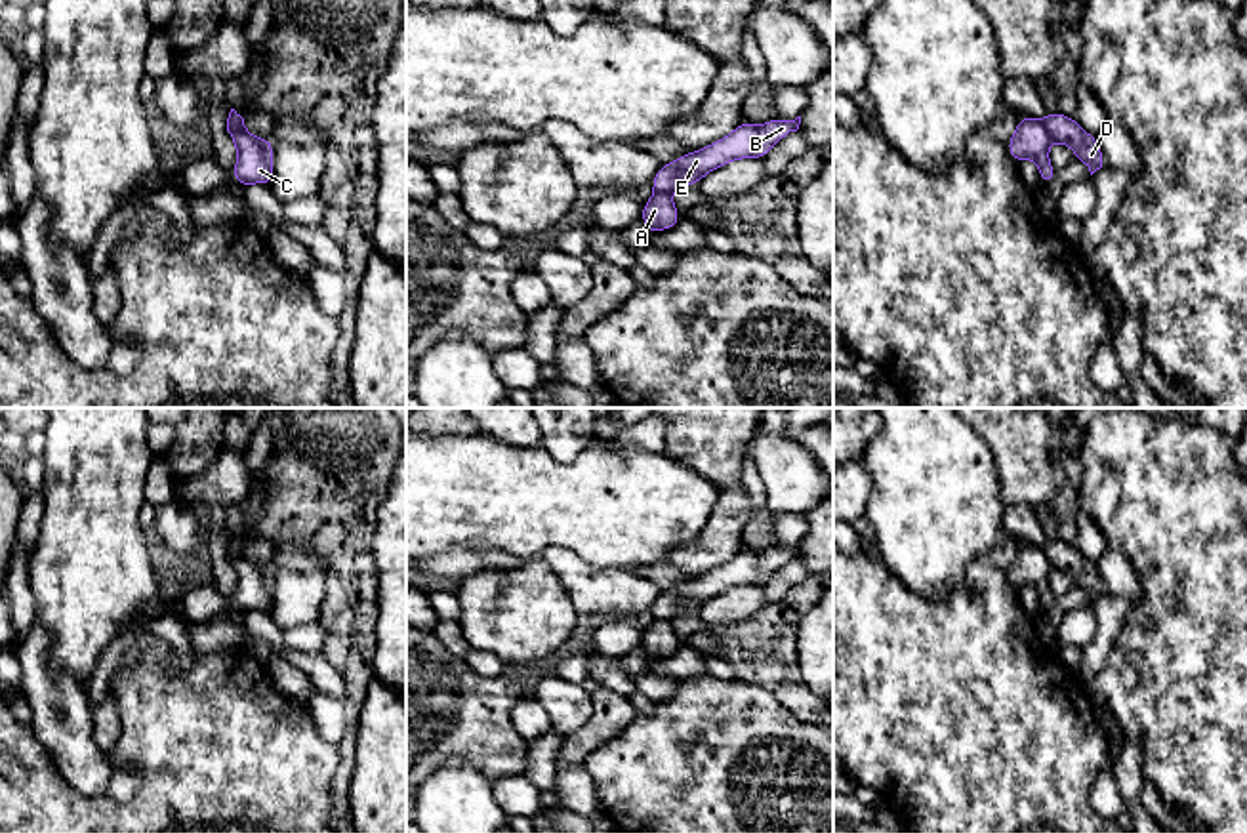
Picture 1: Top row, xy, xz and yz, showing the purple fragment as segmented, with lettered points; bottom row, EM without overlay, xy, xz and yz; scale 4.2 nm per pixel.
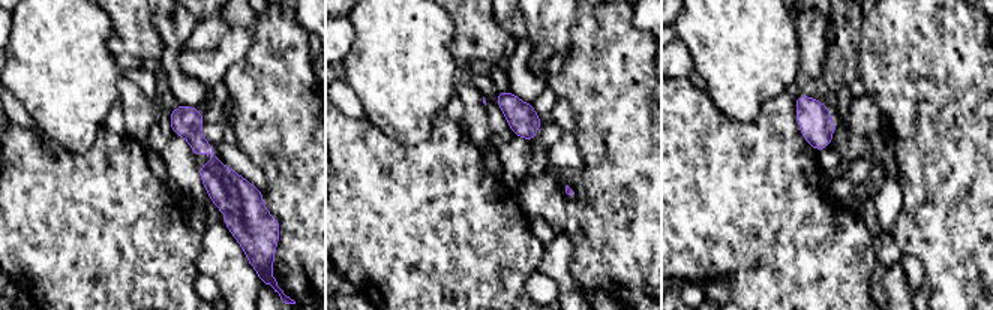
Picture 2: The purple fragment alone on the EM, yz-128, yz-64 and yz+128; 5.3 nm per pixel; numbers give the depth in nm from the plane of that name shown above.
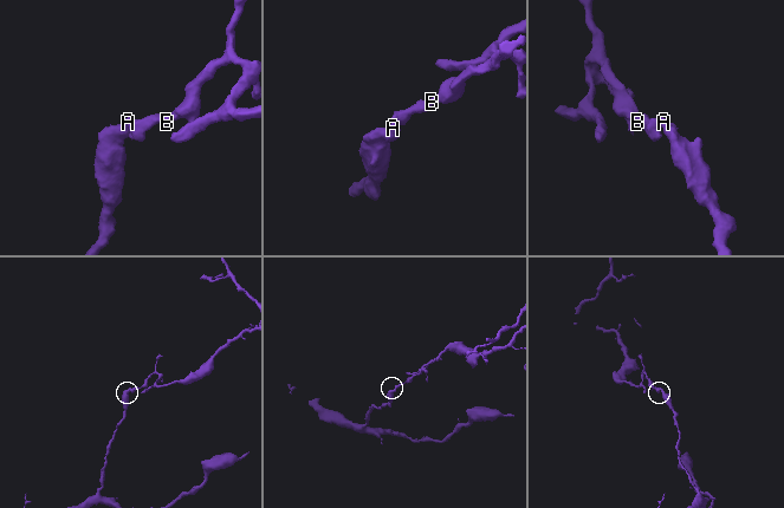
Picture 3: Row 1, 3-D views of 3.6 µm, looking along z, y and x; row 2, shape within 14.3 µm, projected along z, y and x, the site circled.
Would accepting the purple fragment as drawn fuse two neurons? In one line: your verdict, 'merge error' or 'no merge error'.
merge error

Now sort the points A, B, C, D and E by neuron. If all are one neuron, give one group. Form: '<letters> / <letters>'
A D / B C E

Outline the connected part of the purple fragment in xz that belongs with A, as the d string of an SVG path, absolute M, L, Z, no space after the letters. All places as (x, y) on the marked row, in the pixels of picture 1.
M654 193L652 198L643 204L641 219L646 225L646 236L656 231L673 229L681 217L667 193Z

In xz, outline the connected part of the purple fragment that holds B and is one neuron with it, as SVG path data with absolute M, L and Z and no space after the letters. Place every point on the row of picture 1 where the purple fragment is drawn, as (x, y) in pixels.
M801 116L795 120L772 118L763 126L744 120L728 135L688 154L662 164L650 185L656 193L673 194L685 185L698 185L709 172L732 160L765 158L768 151L791 132L797 132Z

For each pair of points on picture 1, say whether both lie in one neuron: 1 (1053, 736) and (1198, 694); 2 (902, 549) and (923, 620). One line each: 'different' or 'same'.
1: different
2: different

